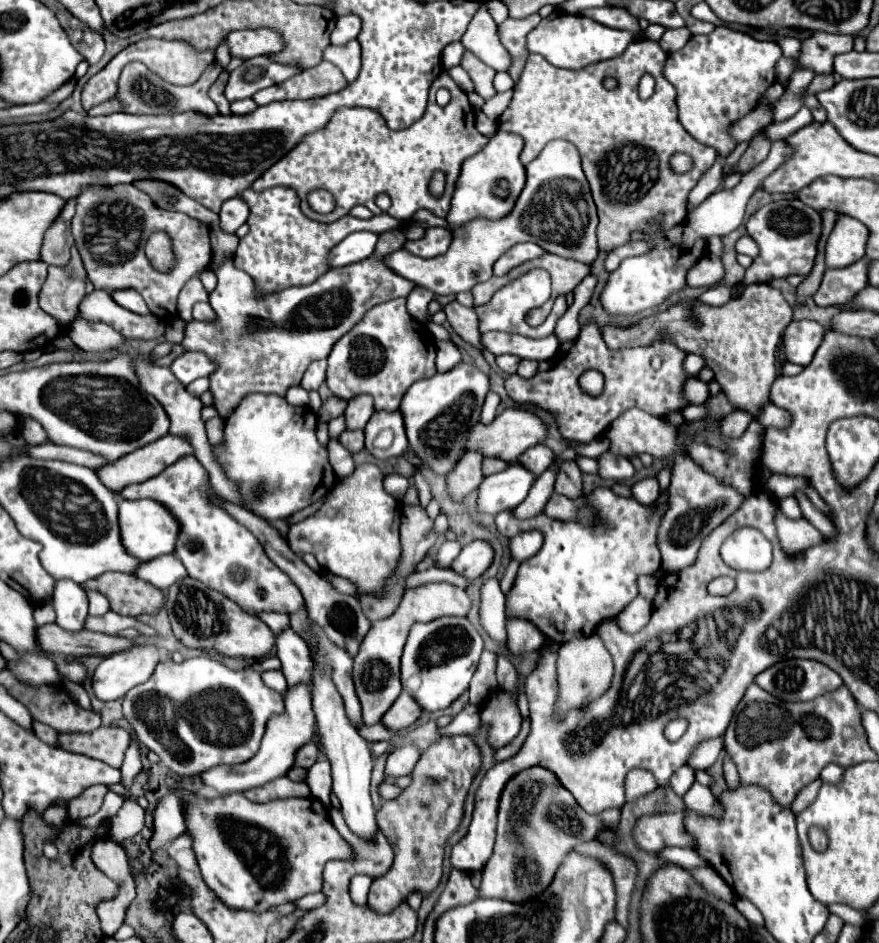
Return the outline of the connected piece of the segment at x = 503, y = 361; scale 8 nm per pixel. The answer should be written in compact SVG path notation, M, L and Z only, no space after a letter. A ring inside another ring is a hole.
M500 355L500 357L496 357L496 363L498 363L498 367L500 367L504 373L514 375L516 369L518 369L520 357L514 357L514 355Z

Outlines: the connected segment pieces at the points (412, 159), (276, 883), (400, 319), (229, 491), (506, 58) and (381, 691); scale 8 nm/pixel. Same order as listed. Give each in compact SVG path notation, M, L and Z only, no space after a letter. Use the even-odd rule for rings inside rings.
M442 73L432 83L430 101L424 117L418 119L408 129L390 130L383 117L379 113L374 113L372 109L362 109L362 107L338 109L334 113L334 119L330 119L330 123L324 129L310 133L294 148L294 151L290 151L286 157L282 157L282 161L274 163L262 177L258 177L252 189L264 191L276 185L288 185L298 193L302 201L302 211L310 219L322 223L332 223L348 215L348 211L354 205L364 205L374 215L380 215L382 211L376 205L376 197L380 193L386 193L392 199L390 217L402 223L410 221L418 209L428 209L438 217L446 217L450 209L454 183L460 175L462 163L474 153L478 153L480 149L484 149L488 141L488 137L476 129L474 119L476 115L470 107L467 94L446 73ZM440 87L450 89L452 95L446 107L440 107L434 99ZM436 171L442 171L446 175L446 189L442 197L434 197L430 193L430 179ZM312 189L330 191L336 199L334 211L316 213L308 203L308 193Z
M176 789L186 817L186 833L192 837L192 849L200 873L210 889L232 909L266 911L268 907L290 903L322 889L322 869L330 859L350 859L350 843L336 831L328 809L314 797L274 799L270 803L252 803L242 793L204 799L192 791Z
M392 299L382 305L372 307L366 317L354 329L350 329L332 349L328 355L328 375L326 385L336 397L352 399L356 395L370 395L374 403L378 405L378 411L398 411L402 395L408 391L408 387L420 379L436 375L436 339L426 329L424 323L412 319L406 311L406 299Z
M148 357L134 359L134 369L138 373L142 391L146 391L152 397L156 397L158 403L166 409L166 415L170 417L170 433L182 435L182 437L186 437L190 441L190 445L194 445L194 455L206 467L206 471L210 473L210 483L216 489L216 493L222 495L226 501L234 501L234 505L242 505L242 501L238 501L238 487L234 485L234 481L230 481L230 477L226 477L226 473L222 473L222 465L218 465L218 459L214 457L214 449L212 449L210 441L206 439L204 421L200 417L200 409L202 409L200 399L196 395L186 393L184 385L178 383L178 379L174 377L174 373L170 373L170 369L158 367L154 363L148 363Z
M482 3L472 17L462 37L462 45L496 71L506 71L510 65L510 55L498 39L498 25L490 17L486 3Z
M428 583L428 585L420 585L414 589L406 589L402 603L398 605L398 609L382 619L376 621L368 635L364 637L358 655L354 657L354 669L352 669L352 677L354 677L354 687L362 705L362 721L366 725L374 725L382 719L382 715L386 713L386 709L396 701L396 697L402 693L402 685L400 685L400 651L404 645L404 639L410 631L410 627L414 623L428 623L434 621L438 617L446 617L446 615L456 615L456 617L464 617L470 609L470 599L466 595L464 589L452 585L452 583Z

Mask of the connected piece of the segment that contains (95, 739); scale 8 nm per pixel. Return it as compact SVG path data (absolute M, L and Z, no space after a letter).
M98 727L92 733L60 733L60 747L72 753L82 753L100 759L110 767L120 769L122 757L130 745L130 735L124 729Z

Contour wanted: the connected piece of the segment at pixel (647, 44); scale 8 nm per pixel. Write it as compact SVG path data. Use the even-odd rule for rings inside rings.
M642 38L632 41L625 51L618 57L604 60L582 69L558 69L552 67L546 59L539 54L530 54L526 67L520 75L520 81L514 85L514 97L506 111L500 117L502 131L510 131L514 135L524 137L524 149L520 153L520 161L528 165L544 145L552 139L566 139L574 143L582 157L582 169L590 183L594 203L598 207L598 247L604 251L612 251L620 245L626 245L630 233L642 229L650 219L664 213L662 225L668 229L684 219L686 215L686 201L690 189L698 183L700 175L712 167L716 159L716 149L698 143L678 121L678 108L676 105L676 89L666 81L662 69L668 54L658 45L658 41ZM644 73L654 73L656 77L656 91L648 101L638 97L638 81ZM604 79L616 79L614 89L604 87ZM674 153L686 153L692 157L692 169L686 173L676 173L670 167L670 157Z

